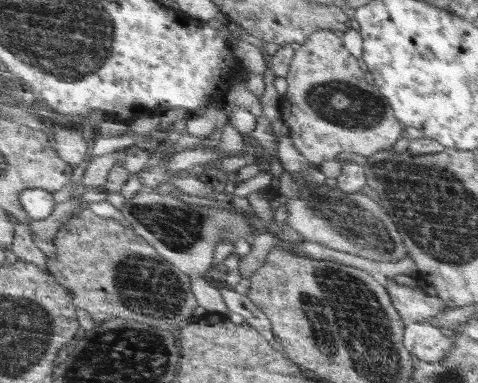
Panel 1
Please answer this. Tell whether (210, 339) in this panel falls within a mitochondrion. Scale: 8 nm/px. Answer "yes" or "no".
no

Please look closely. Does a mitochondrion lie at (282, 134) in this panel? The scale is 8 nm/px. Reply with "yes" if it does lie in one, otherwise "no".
no

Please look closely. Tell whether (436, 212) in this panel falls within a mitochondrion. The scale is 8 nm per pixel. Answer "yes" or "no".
yes

